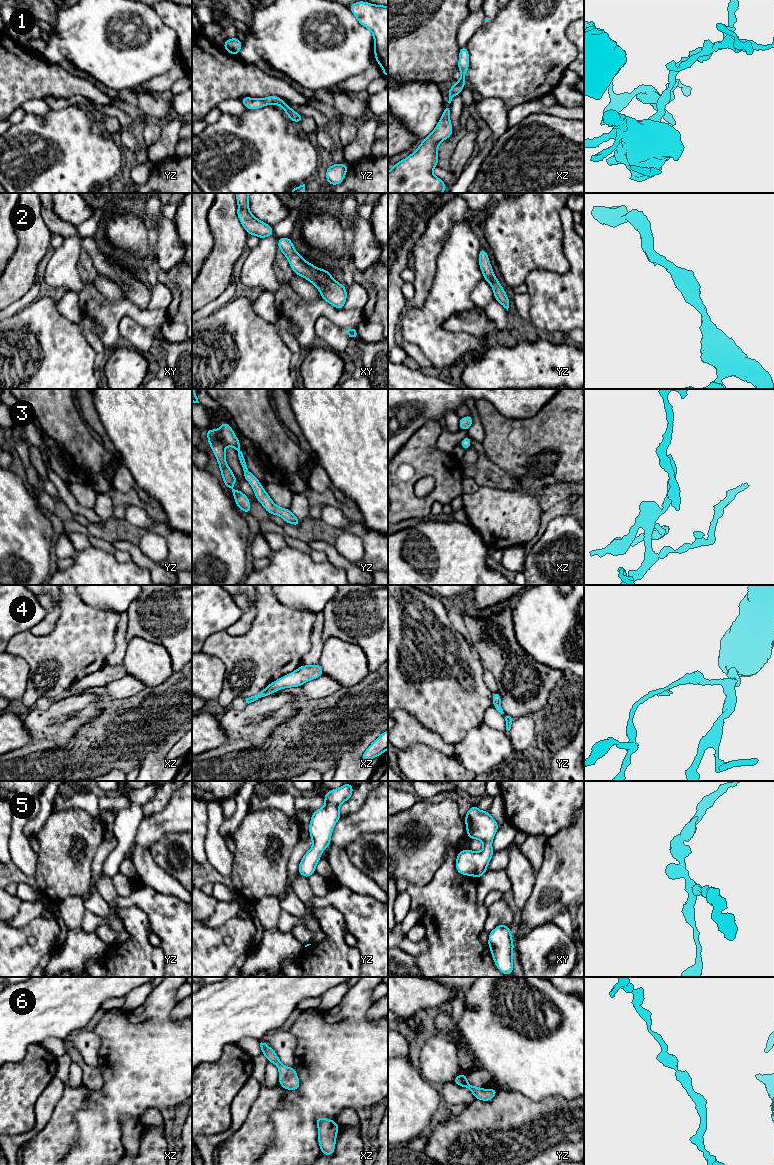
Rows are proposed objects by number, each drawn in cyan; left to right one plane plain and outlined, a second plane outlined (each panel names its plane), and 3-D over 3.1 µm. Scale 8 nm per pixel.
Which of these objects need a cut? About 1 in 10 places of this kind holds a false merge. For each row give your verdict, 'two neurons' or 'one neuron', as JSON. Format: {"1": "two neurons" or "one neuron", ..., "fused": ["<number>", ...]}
{"1": "one neuron", "2": "one neuron", "3": "one neuron", "4": "one neuron", "5": "one neuron", "6": "one neuron", "fused": []}

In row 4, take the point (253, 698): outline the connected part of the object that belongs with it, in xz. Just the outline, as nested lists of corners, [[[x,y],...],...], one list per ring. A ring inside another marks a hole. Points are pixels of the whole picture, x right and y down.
[[[317,663],[311,666],[301,665],[295,671],[277,679],[270,683],[258,694],[246,698],[246,702],[249,704],[269,695],[272,695],[274,691],[278,691],[284,688],[300,687],[304,683],[319,678],[324,674],[322,666]]]

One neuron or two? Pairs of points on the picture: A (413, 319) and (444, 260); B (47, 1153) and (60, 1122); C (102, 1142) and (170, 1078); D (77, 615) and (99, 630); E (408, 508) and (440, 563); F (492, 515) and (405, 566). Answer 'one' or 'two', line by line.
A: one
B: one
C: one
D: one
E: two
F: two

